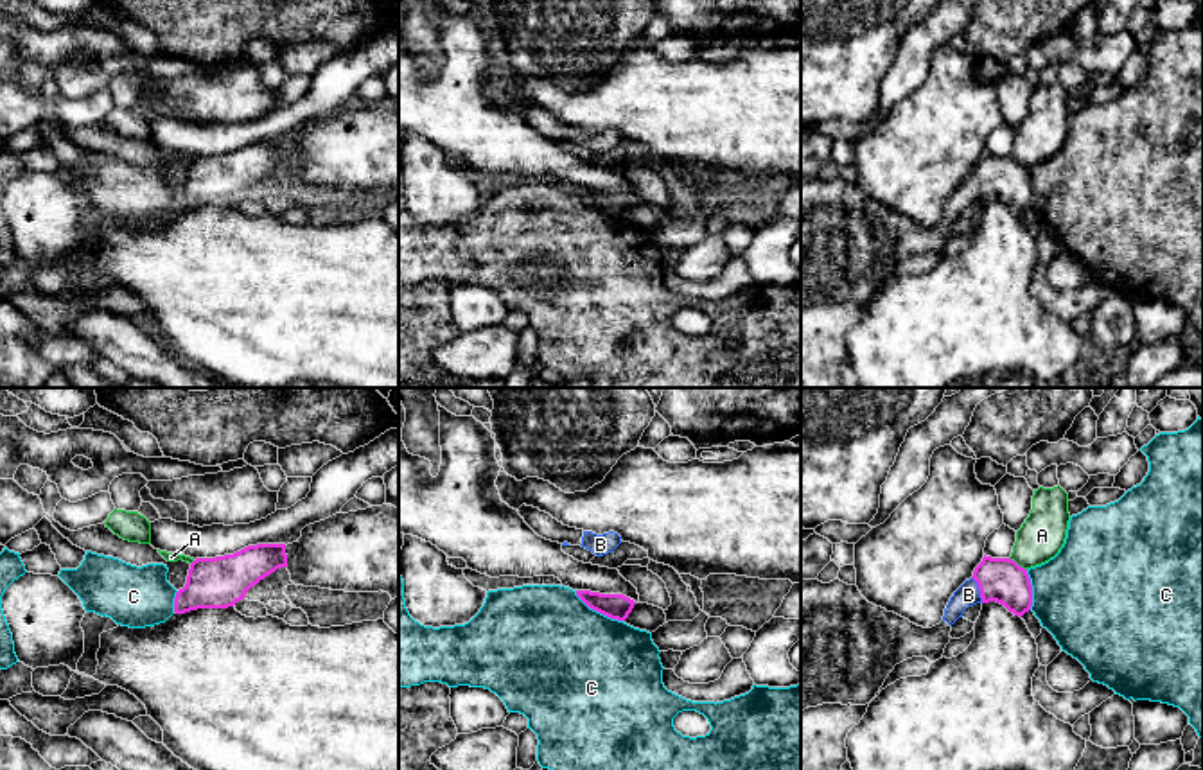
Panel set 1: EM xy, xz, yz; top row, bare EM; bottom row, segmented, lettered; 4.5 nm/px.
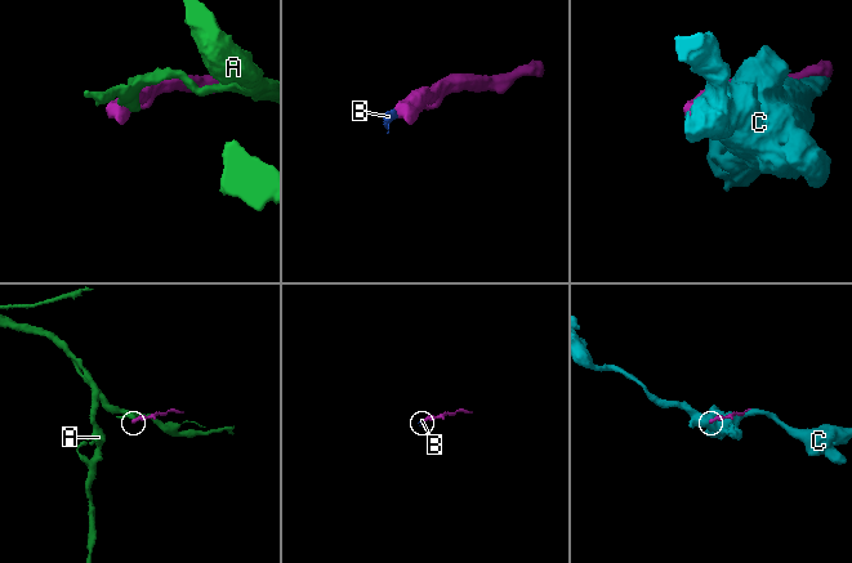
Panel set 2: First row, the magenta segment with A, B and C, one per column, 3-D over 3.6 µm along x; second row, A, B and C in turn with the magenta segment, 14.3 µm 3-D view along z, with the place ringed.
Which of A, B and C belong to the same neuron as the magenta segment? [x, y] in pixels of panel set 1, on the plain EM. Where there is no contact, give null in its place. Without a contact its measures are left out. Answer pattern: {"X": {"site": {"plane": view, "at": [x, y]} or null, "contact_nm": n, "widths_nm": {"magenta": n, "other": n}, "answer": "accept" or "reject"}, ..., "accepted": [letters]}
{"A": {"site": {"plane": "yz", "at": [1017, 162]}, "contact_nm": 100, "widths_nm": {"magenta": 200, "other": 200}, "answer": "reject"}, "B": {"site": {"plane": "yz", "at": [979, 187]}, "contact_nm": 130, "widths_nm": {"magenta": 200, "other": 110}, "answer": "accept"}, "C": {"site": {"plane": "xz", "at": [598, 209]}, "contact_nm": 260, "widths_nm": {"magenta": 110, "other": 480}, "answer": "reject"}, "accepted": ["B"]}

